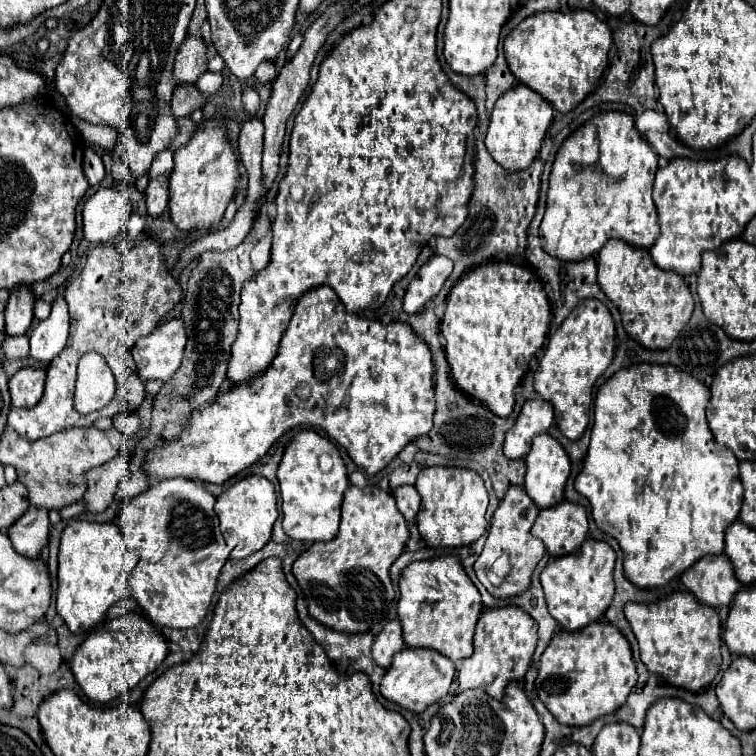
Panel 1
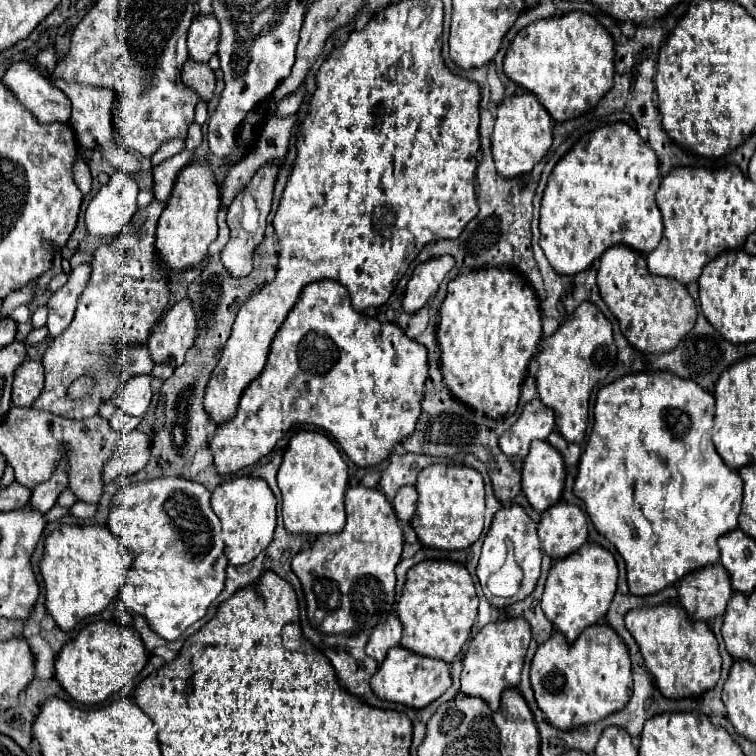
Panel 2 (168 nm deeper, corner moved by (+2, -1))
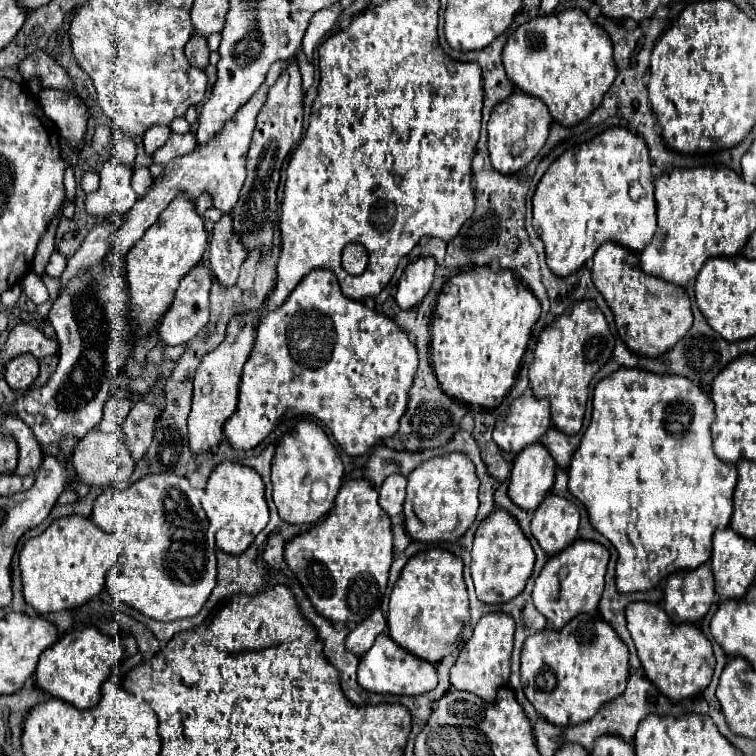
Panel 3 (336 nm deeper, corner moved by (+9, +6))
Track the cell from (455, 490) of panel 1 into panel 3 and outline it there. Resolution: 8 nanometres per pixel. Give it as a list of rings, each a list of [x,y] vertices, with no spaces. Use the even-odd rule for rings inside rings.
[[[464,453],[432,457],[408,475],[404,523],[414,541],[458,541],[474,523],[478,511],[478,477],[474,463]]]

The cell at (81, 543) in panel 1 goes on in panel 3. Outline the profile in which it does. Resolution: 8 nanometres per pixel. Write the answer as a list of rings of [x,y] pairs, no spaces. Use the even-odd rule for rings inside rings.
[[[68,515],[54,521],[44,533],[28,539],[20,551],[20,571],[26,603],[40,615],[82,607],[104,589],[108,569],[118,563],[120,553],[120,541],[116,541],[112,533],[96,527],[92,519]]]

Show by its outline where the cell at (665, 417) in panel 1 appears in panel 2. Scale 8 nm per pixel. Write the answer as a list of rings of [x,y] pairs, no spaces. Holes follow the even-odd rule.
[[[637,372],[637,374],[627,374],[619,380],[603,386],[597,394],[593,414],[595,414],[595,424],[593,424],[591,436],[587,440],[587,448],[579,462],[579,474],[575,478],[573,492],[577,498],[581,498],[585,502],[585,510],[587,510],[589,518],[593,520],[595,528],[599,530],[599,534],[603,534],[609,542],[613,542],[617,552],[623,556],[623,560],[627,564],[629,592],[635,596],[657,594],[659,590],[681,580],[685,574],[715,564],[719,560],[717,538],[737,528],[737,518],[741,512],[741,496],[743,496],[743,492],[741,492],[743,482],[741,482],[739,472],[733,468],[727,468],[727,464],[723,464],[721,456],[715,452],[715,446],[711,442],[715,398],[707,390],[699,388],[699,384],[695,384],[693,380],[683,380],[671,372]]]

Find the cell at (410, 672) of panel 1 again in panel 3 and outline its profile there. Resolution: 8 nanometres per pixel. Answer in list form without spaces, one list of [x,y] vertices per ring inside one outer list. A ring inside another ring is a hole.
[[[380,635],[376,637],[372,649],[360,659],[358,665],[358,681],[364,689],[368,689],[370,693],[390,693],[390,695],[422,695],[426,691],[436,689],[438,685],[438,673],[436,667],[412,653],[408,653],[406,649],[402,649],[400,645],[396,645],[388,635]]]

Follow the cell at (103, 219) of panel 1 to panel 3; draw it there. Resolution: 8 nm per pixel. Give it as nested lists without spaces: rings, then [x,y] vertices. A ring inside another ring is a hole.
[[[110,157],[100,171],[100,187],[86,195],[86,211],[98,221],[108,219],[114,213],[124,215],[138,199],[132,185],[132,169],[118,159]]]

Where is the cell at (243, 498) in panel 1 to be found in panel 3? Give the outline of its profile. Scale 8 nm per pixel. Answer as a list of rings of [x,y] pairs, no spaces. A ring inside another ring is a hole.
[[[224,461],[212,471],[202,507],[210,525],[216,529],[218,549],[230,555],[242,555],[268,523],[268,505],[260,475],[254,469],[232,461]]]

